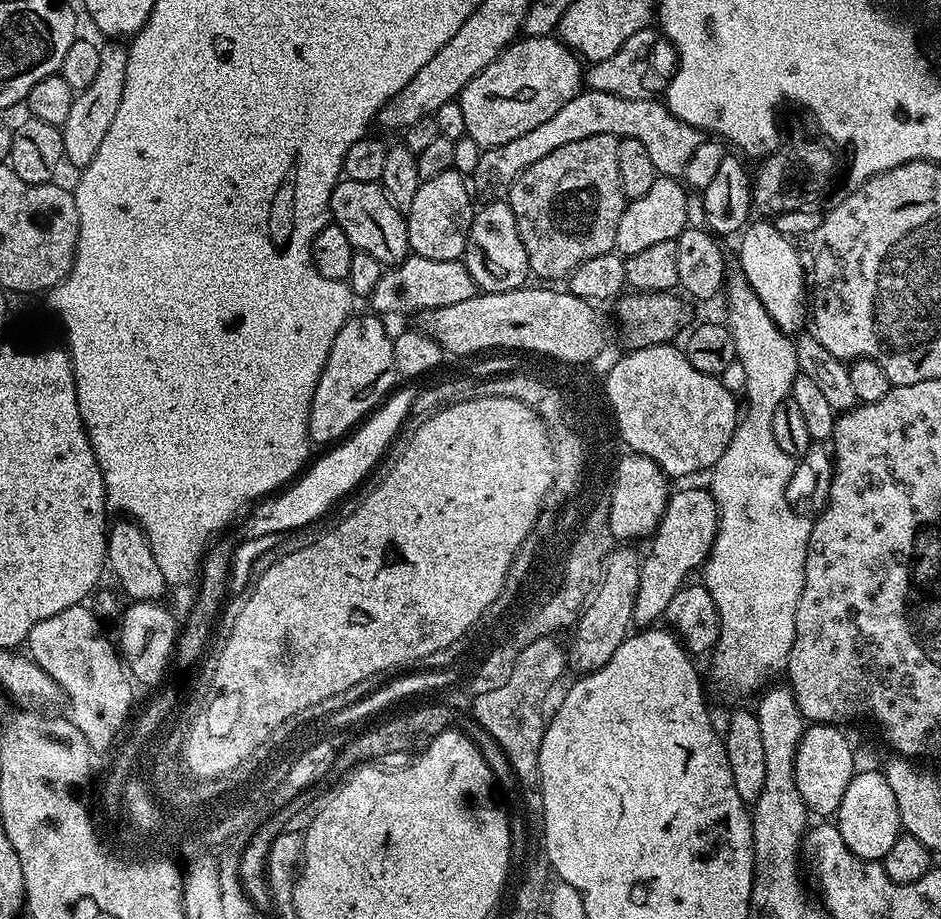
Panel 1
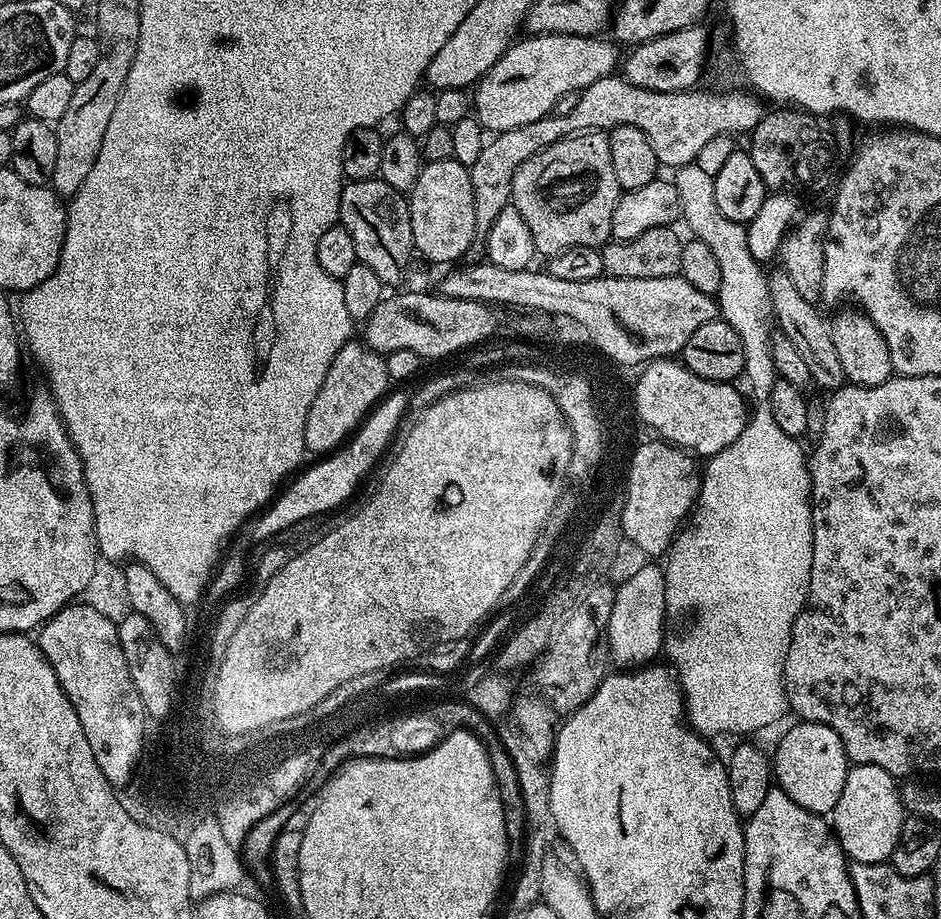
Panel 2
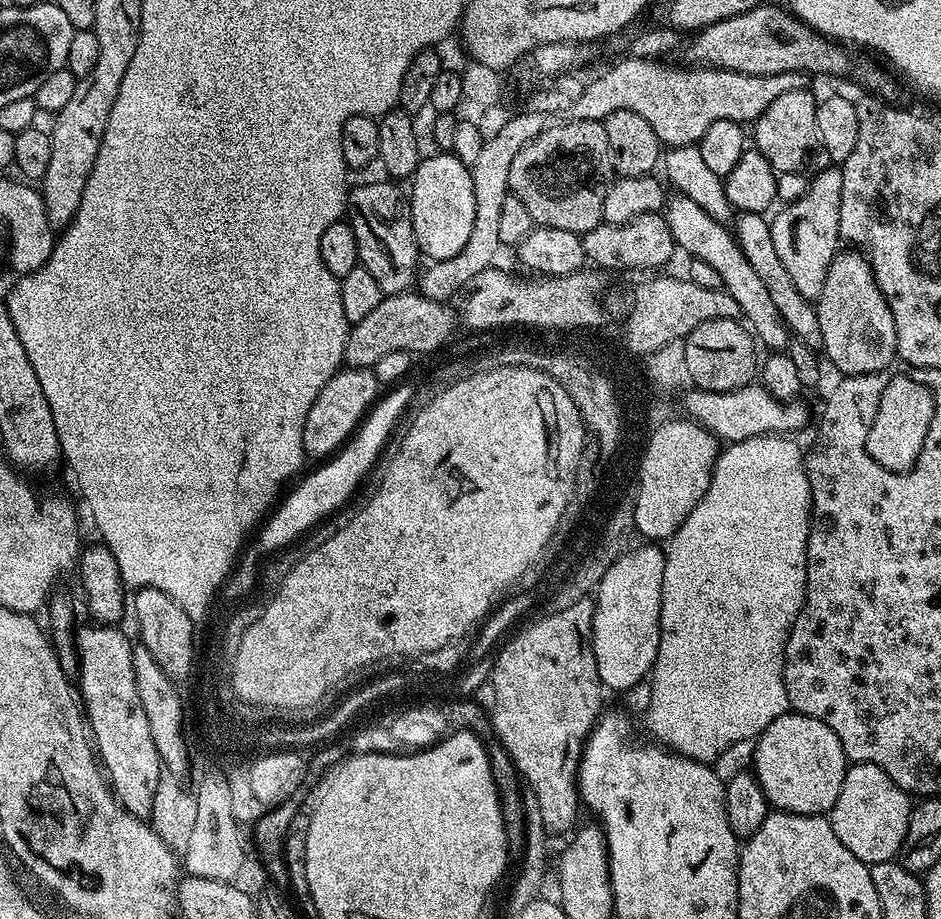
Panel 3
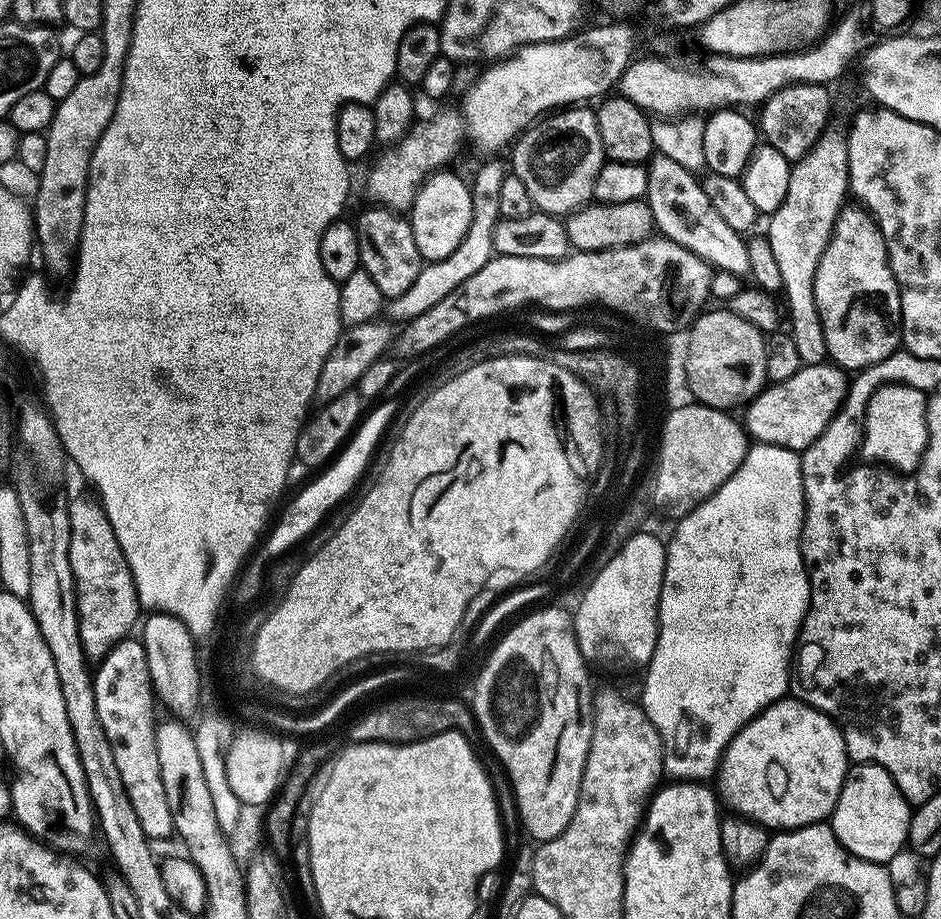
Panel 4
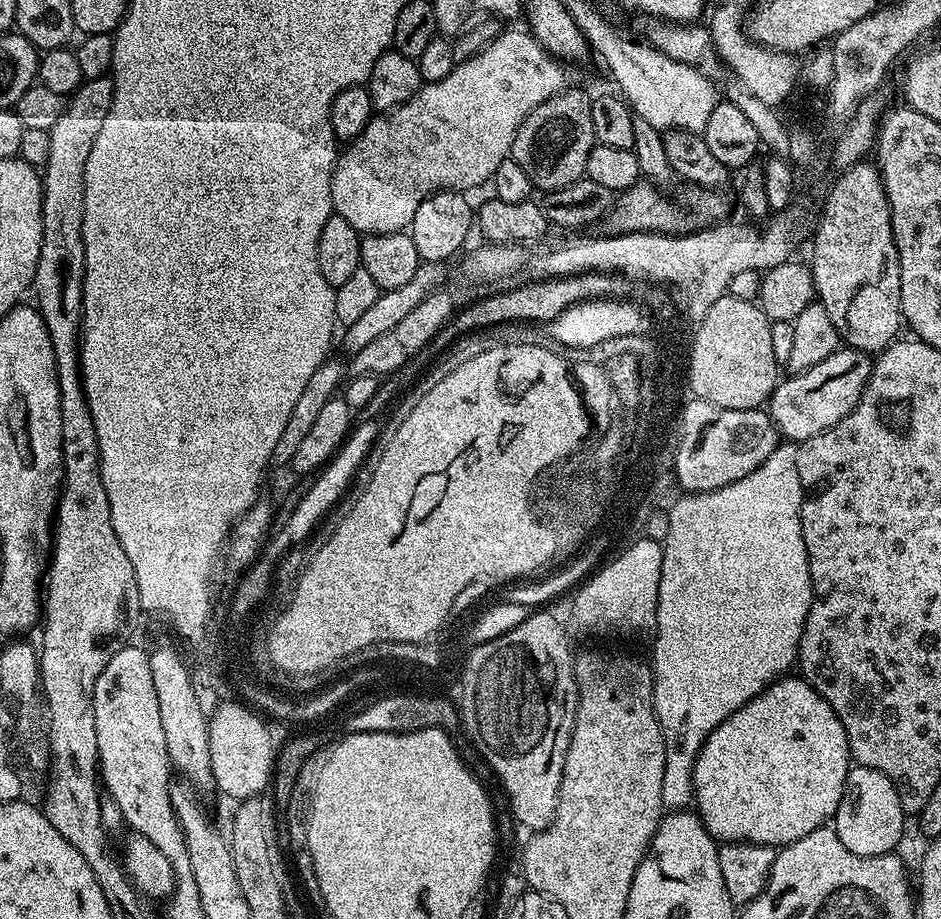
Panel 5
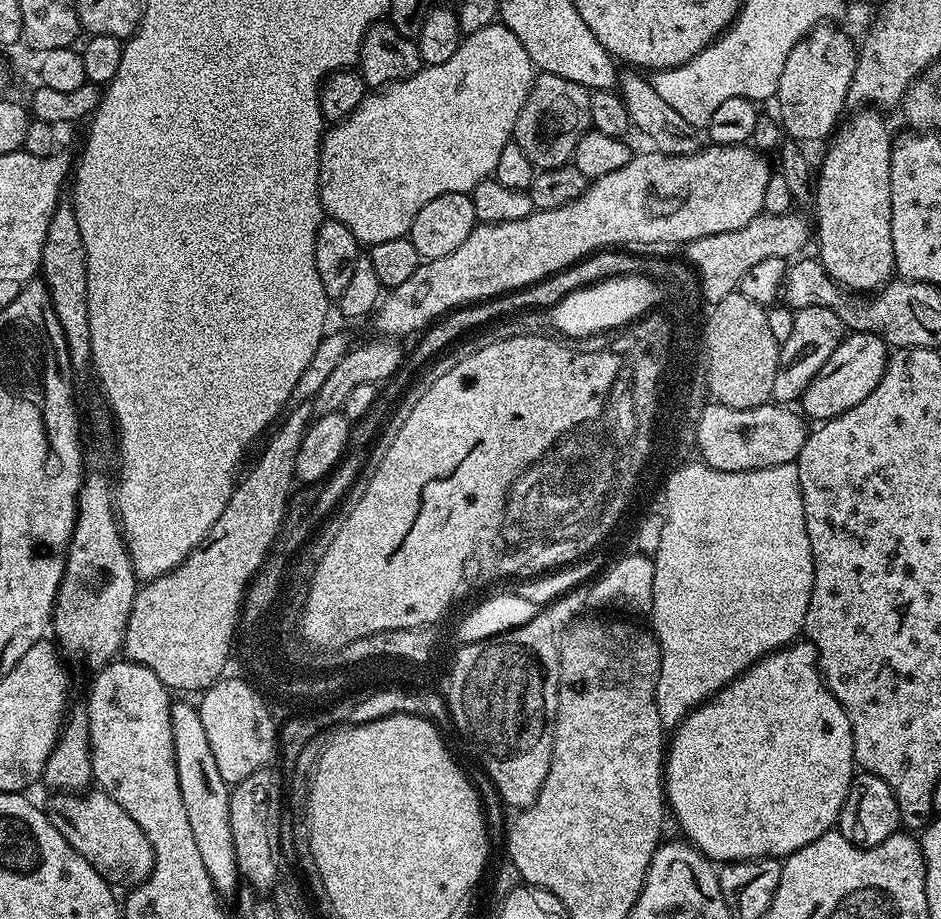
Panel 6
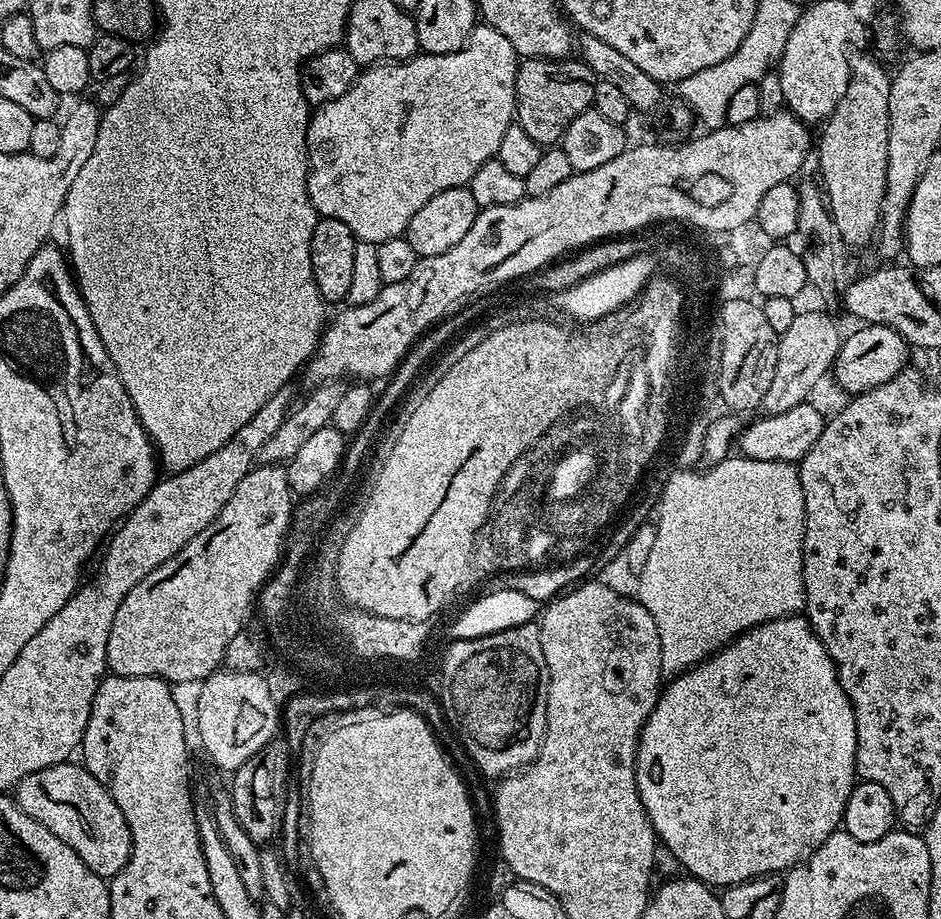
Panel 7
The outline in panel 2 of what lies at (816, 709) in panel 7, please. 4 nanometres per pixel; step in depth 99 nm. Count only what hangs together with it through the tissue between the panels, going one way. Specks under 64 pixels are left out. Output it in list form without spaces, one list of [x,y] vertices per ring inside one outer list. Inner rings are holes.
[[[796,722],[796,725],[777,742],[776,757],[773,755],[770,763],[778,787],[786,794],[790,794],[790,798],[794,798],[798,806],[817,814],[831,814],[834,810],[838,794],[842,794],[842,786],[846,786],[846,774],[850,767],[848,755],[842,746],[842,738],[838,738],[838,734],[830,730],[830,726],[811,722]]]

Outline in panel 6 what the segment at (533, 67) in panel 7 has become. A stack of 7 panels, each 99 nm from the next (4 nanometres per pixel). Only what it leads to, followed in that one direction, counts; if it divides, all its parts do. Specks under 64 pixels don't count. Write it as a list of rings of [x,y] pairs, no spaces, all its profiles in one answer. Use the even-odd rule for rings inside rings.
[[[540,72],[533,79],[528,100],[518,114],[518,122],[512,131],[514,142],[522,146],[526,158],[537,170],[560,168],[569,163],[581,136],[592,128],[590,122],[590,98],[592,92],[556,74]]]

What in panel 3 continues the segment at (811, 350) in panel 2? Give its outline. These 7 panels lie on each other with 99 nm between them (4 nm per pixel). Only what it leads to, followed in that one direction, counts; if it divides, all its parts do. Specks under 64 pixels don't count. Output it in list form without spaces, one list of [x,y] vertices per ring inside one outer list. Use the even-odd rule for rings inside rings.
[[[741,212],[735,217],[734,237],[739,244],[746,262],[750,262],[750,267],[756,271],[758,278],[762,278],[766,290],[770,294],[770,299],[774,306],[778,306],[778,314],[782,314],[784,324],[787,325],[789,333],[805,343],[813,350],[819,349],[822,345],[822,330],[818,326],[818,314],[815,303],[802,294],[798,294],[798,286],[794,286],[794,278],[786,271],[786,266],[782,266],[782,258],[778,258],[778,250],[774,247],[772,237],[772,226],[767,219],[759,212]]]

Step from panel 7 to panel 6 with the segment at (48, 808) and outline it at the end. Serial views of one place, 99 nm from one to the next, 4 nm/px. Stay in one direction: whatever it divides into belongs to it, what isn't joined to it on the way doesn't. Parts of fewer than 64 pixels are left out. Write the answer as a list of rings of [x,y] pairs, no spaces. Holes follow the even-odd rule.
[[[88,790],[83,794],[56,794],[53,797],[51,811],[55,815],[52,816],[52,825],[109,884],[135,886],[152,873],[154,850],[150,838],[142,834],[138,822],[118,806],[113,796],[99,790]]]

